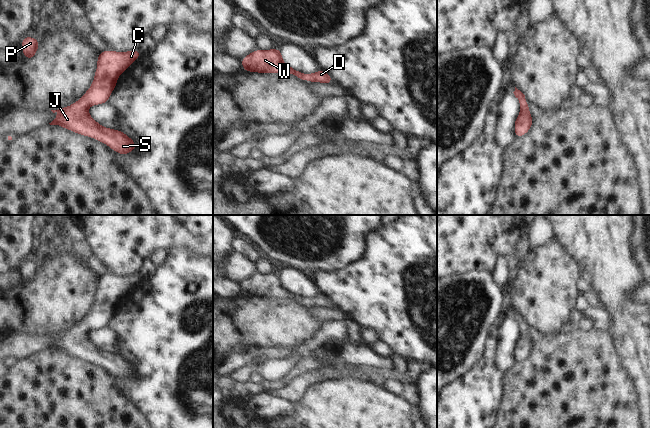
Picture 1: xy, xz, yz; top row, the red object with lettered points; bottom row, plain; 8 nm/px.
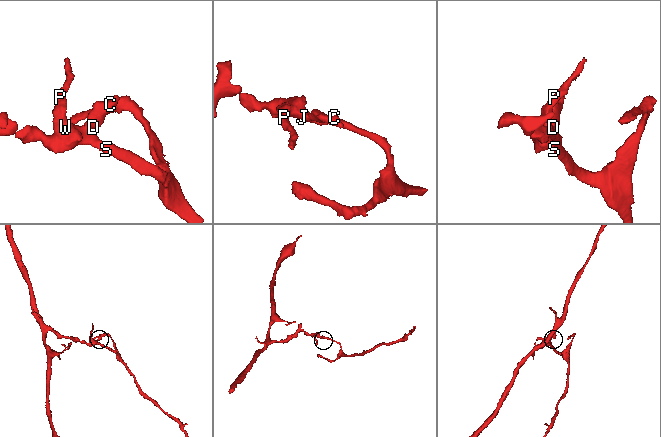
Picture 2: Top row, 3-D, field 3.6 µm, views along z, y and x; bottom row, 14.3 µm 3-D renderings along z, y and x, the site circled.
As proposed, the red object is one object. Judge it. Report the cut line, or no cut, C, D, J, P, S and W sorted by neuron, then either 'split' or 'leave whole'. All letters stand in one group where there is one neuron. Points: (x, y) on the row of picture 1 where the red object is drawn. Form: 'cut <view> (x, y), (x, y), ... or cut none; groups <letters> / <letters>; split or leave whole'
cut none; groups C D J P S W; leave whole

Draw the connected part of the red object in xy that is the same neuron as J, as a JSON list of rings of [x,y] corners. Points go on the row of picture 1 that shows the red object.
[[[139,49],[126,52],[101,51],[97,56],[97,68],[90,88],[70,106],[51,110],[57,112],[58,116],[49,124],[91,137],[122,156],[133,152],[137,147],[135,141],[121,130],[100,125],[89,114],[88,107],[108,103],[119,76],[140,56]]]

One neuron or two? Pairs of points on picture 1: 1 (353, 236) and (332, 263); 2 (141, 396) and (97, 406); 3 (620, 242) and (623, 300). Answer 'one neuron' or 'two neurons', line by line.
1: one neuron
2: two neurons
3: one neuron

